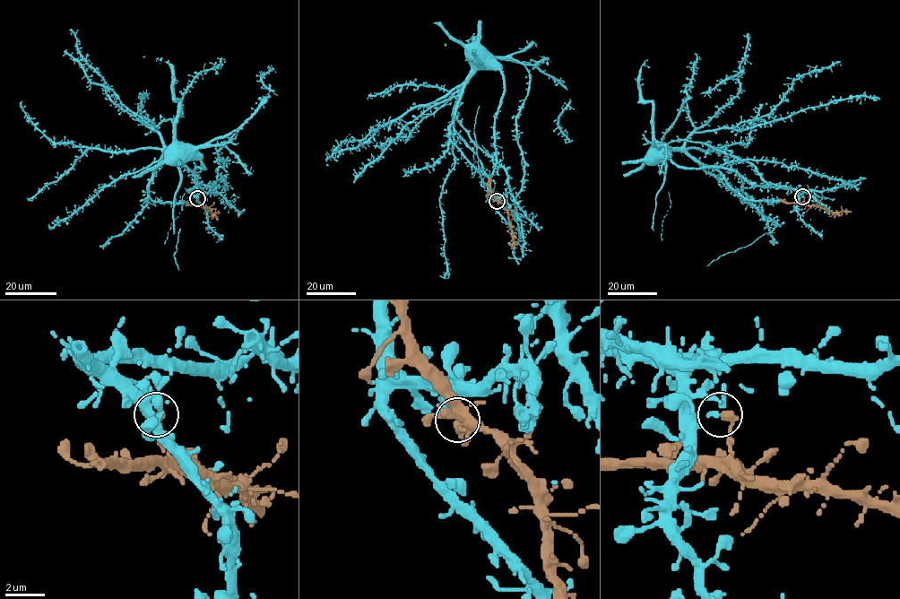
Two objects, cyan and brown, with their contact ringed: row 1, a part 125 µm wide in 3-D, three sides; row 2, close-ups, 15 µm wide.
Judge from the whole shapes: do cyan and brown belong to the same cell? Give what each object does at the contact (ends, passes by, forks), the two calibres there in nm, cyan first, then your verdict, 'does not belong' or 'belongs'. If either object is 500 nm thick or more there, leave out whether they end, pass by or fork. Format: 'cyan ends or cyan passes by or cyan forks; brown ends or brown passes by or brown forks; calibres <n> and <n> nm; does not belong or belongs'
cyan ends; brown ends; calibres 200 and 400 nm; belongs

